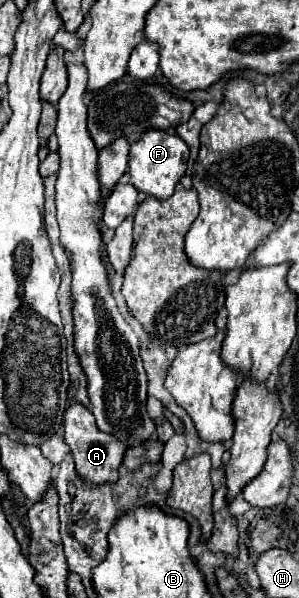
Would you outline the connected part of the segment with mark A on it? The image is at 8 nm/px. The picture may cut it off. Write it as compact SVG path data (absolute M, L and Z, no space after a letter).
M82 404L68 406L68 410L64 414L64 428L66 428L64 440L70 446L78 476L82 476L82 480L96 484L96 486L98 484L114 484L118 480L118 468L122 464L126 448L122 448L122 444L118 444L118 440L114 440L114 436L100 432L94 422L92 412L88 408L82 408Z

